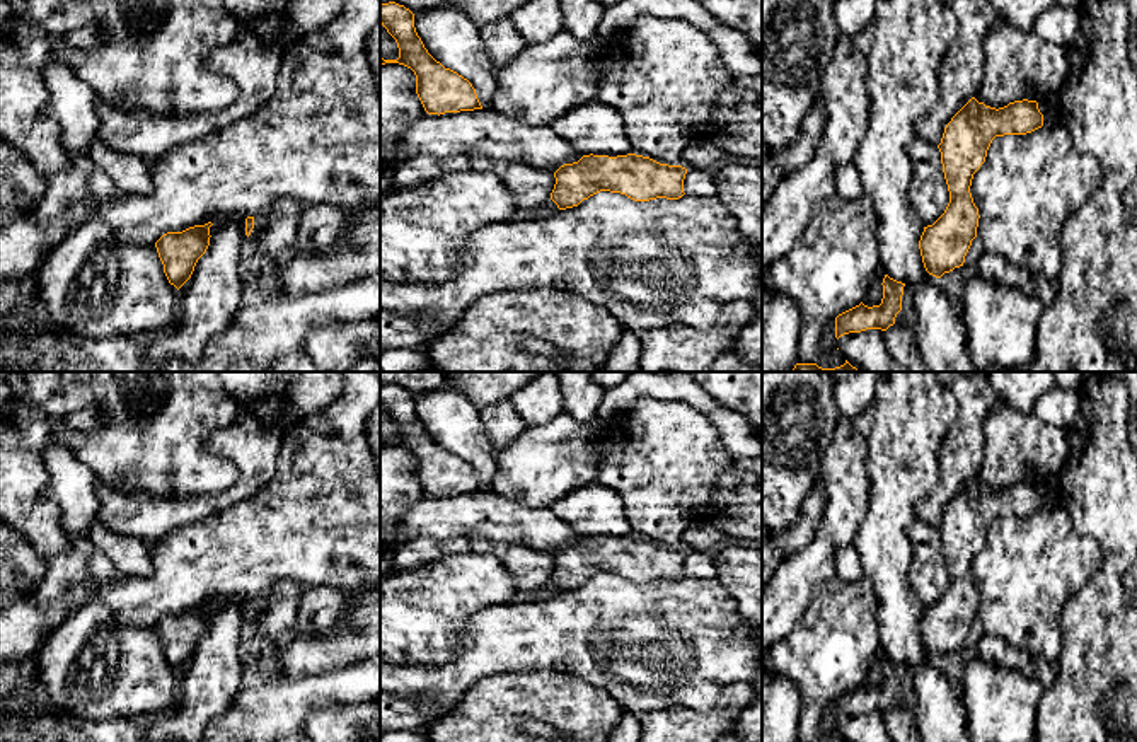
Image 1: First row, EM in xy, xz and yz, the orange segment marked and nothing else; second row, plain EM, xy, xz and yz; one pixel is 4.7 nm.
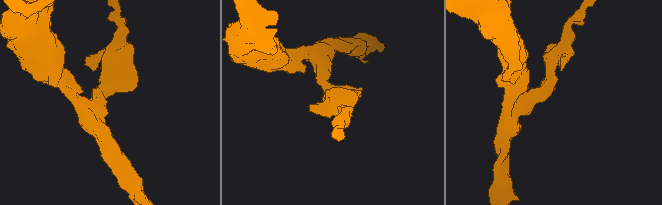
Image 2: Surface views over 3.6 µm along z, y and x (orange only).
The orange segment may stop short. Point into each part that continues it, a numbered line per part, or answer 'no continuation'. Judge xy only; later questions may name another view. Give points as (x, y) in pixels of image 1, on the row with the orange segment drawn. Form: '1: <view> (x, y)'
no continuation

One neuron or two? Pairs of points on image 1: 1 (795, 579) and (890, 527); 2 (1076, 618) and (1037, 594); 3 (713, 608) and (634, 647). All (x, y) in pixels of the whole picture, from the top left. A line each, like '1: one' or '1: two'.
1: two
2: two
3: one

